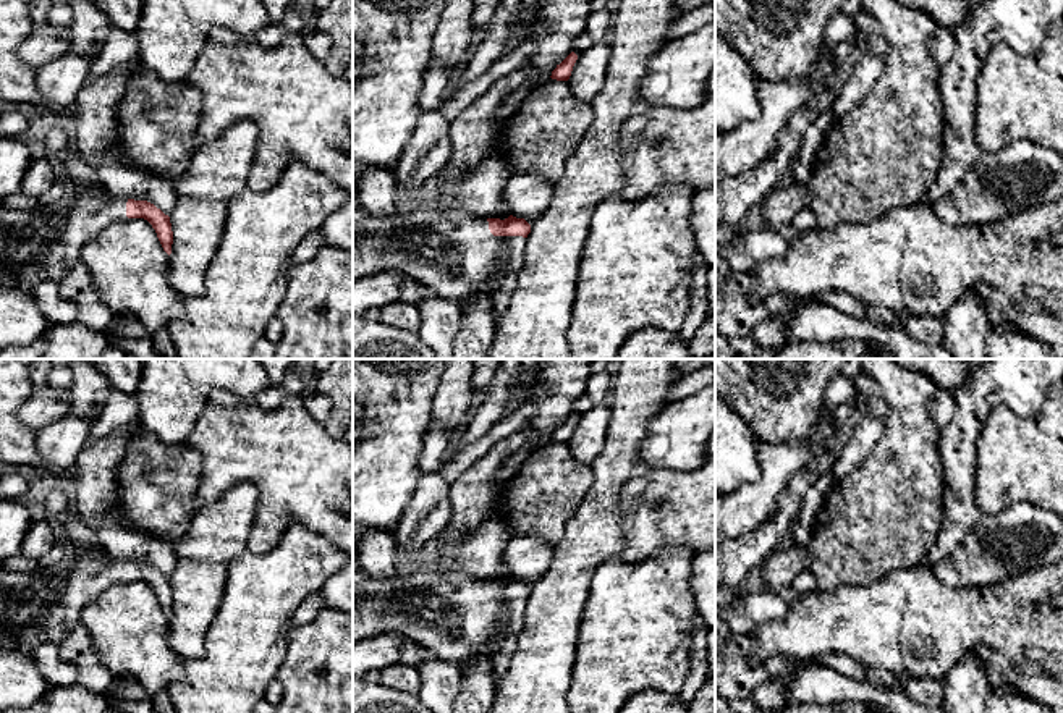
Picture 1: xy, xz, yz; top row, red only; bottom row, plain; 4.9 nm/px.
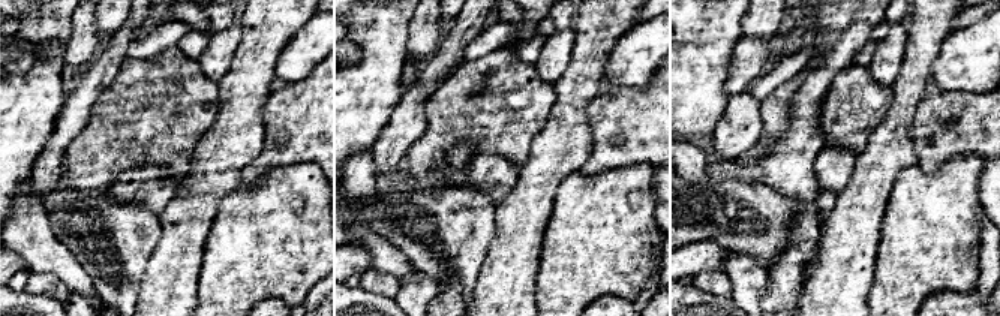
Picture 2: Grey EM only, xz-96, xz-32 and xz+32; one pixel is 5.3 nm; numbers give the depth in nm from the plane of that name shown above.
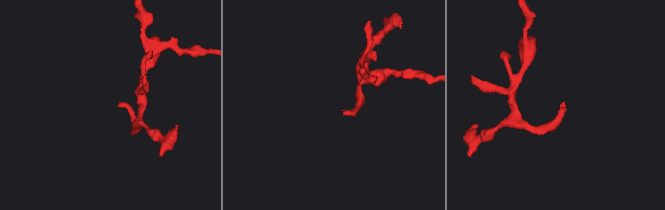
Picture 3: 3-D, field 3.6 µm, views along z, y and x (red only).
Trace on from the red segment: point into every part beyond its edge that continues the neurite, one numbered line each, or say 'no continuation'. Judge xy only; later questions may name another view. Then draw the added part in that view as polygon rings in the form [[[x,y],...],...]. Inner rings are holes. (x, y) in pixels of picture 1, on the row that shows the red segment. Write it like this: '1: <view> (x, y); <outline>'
1: xy (42, 244); [[[60,178],[32,210],[0,205],[0,285],[34,289],[45,281],[60,281],[81,260],[81,249],[94,236],[129,220],[126,202],[104,188],[81,194],[70,179]]]

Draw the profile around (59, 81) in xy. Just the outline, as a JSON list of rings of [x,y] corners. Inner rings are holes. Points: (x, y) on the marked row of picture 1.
[[[73,49],[58,60],[36,70],[36,87],[40,102],[36,103],[36,121],[47,121],[74,103],[76,94],[87,82],[92,58]]]

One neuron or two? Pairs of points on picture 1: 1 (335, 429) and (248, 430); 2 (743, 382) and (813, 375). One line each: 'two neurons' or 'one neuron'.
1: two neurons
2: one neuron

